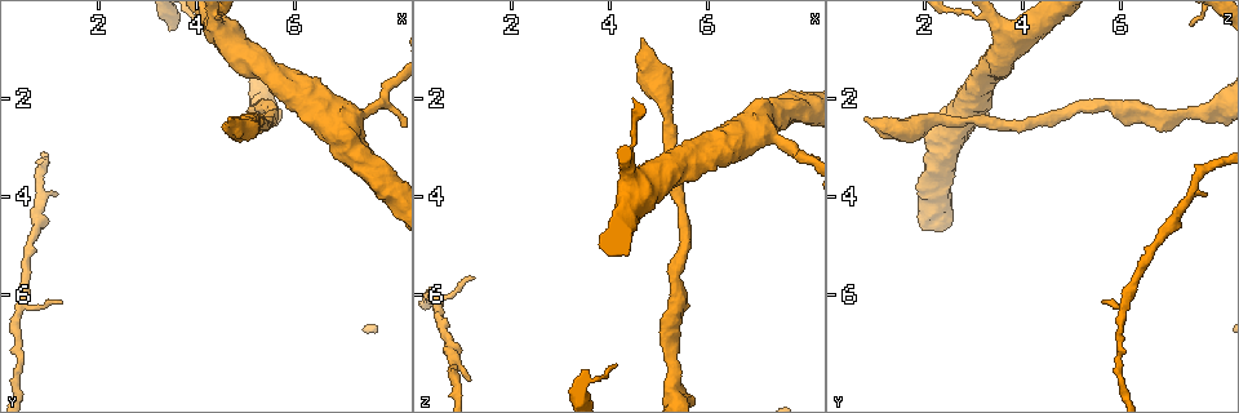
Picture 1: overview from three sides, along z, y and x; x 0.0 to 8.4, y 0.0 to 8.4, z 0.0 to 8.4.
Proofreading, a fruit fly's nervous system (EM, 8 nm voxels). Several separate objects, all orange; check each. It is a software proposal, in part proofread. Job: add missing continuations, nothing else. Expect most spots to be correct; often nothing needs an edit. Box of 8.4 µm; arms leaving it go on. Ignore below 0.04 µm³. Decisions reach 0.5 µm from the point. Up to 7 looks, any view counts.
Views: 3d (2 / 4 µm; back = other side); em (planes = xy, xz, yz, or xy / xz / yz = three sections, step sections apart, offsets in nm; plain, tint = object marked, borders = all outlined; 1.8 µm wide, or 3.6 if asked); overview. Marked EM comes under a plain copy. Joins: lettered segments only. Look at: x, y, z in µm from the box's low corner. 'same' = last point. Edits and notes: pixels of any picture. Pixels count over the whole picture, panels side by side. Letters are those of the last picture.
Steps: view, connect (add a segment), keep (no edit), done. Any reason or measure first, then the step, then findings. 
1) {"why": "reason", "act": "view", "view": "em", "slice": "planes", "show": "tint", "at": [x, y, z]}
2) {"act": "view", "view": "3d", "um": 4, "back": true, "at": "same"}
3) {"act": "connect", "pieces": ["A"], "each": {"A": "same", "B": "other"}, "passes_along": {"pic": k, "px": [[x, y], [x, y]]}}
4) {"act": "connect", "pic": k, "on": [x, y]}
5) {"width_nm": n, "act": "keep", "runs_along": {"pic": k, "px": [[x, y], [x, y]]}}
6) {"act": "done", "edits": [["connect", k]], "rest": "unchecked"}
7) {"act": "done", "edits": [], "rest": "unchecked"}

{"why": "an open end", "act": "view", "view": "em", "slice": "xy", "step": 4, "show": "tint", "at": [1.25, 6.20, 5.65]}

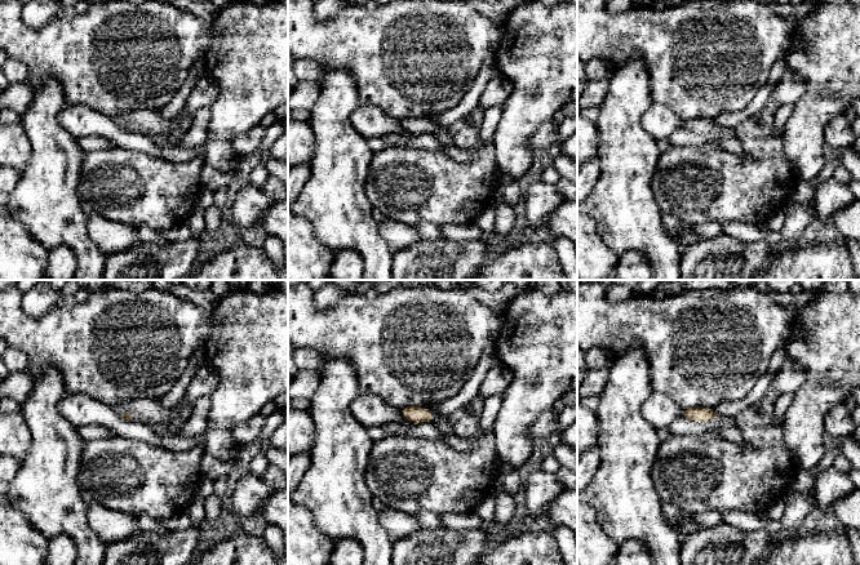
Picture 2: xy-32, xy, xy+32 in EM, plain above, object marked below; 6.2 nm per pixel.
{"why": "another direction", "act": "view", "view": "em", "slice": "planes", "show": "borders", "at": "same"}

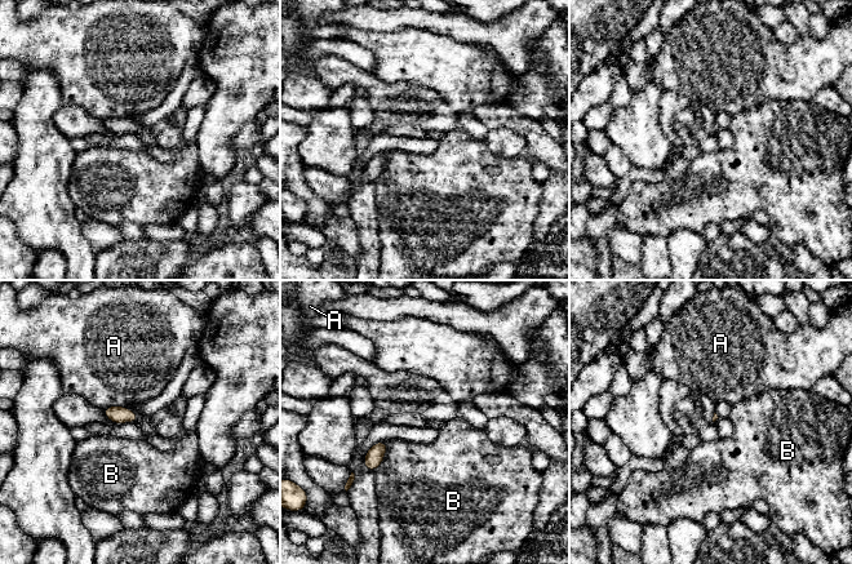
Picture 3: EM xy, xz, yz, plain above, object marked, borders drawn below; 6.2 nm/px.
{"act": "keep", "each": {"A": "other", "B": "other"}, "border": {"pic": 3, "px": [[124, 405], [109, 405], [103, 409]]}, "found": "none of them fits"}

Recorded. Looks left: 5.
{"why": "thin neck", "act": "view", "view": "3d", "um": 4, "at": [5.30, 2.30, 7.35]}

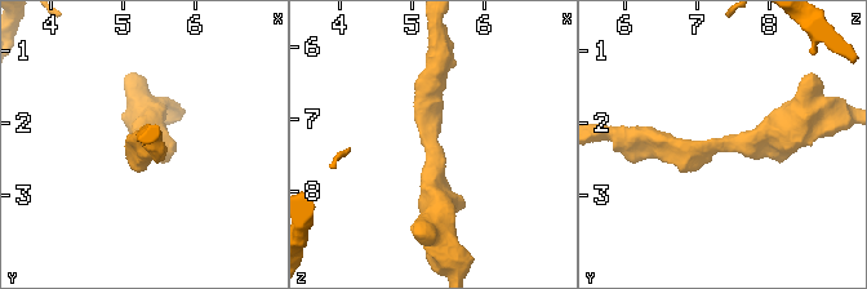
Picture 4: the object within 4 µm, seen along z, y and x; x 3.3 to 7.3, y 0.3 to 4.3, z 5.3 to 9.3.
{"arm_widths_nm": [280, 300], "why": "now the EM", "act": "view", "view": "em", "slice": "xy", "step": 4, "show": "tint", "at": [5.25, 2.30, 7.35]}

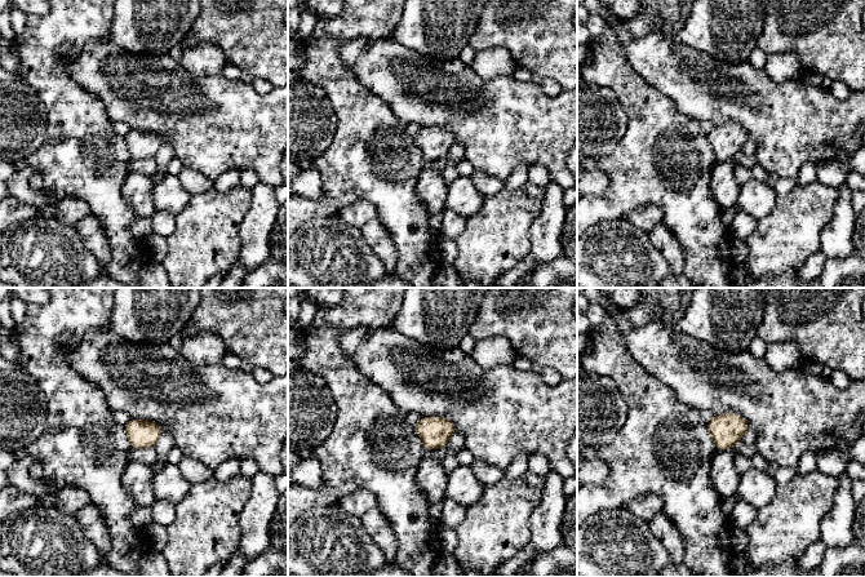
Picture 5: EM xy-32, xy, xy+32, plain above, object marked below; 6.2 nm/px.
{"act": "view", "view": "em", "slice": "xy", "step": 4, "show": "borders", "at": "same"}

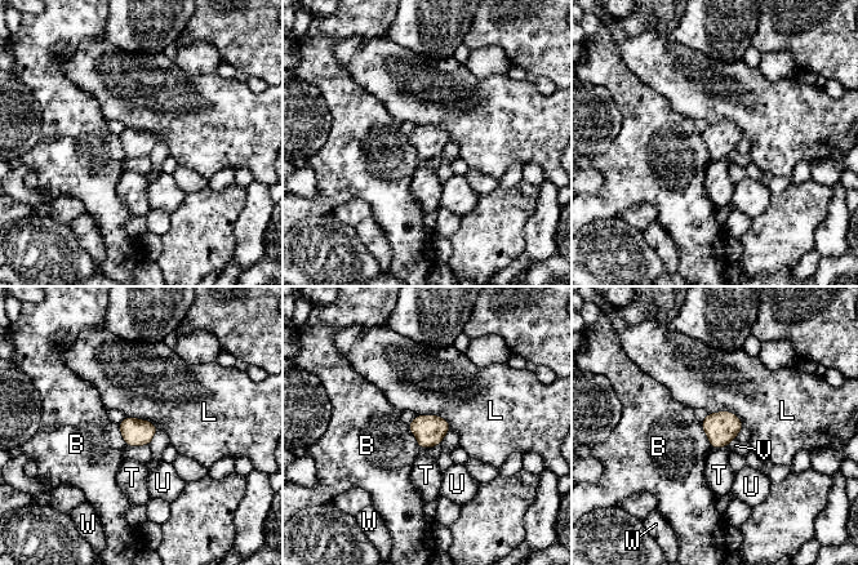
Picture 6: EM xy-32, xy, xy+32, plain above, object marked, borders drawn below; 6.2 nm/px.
{"act": "keep", "each": {"B": "other", "L": "other", "T": "other", "U": "other", "V": "other", "W": "other"}, "border": {"pic": 6, "px": [[699, 423], [712, 448]]}, "found": "no lettered segment goes on from it"}

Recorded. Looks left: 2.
{"why": "stops while still wide", "act": "view", "view": "em", "slice": "planes", "show": "borders", "at": [4.65, 2.45, 0.75]}

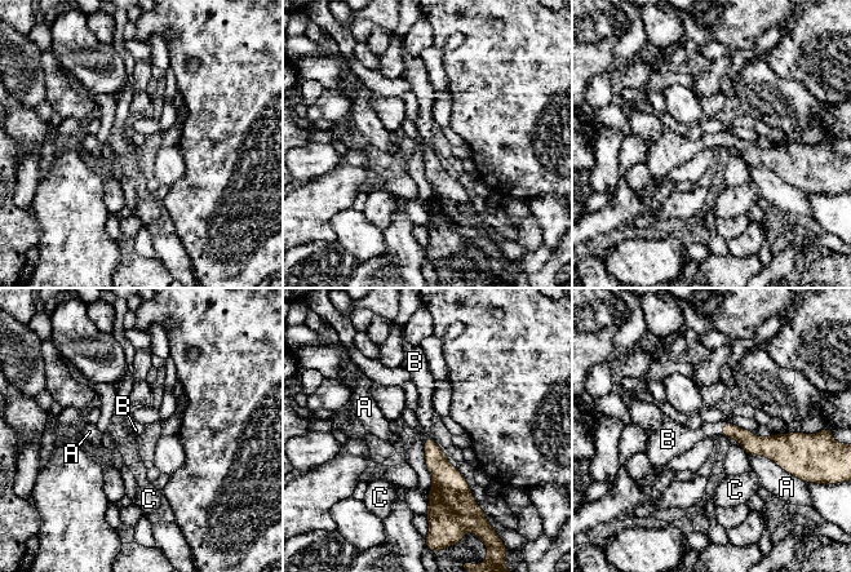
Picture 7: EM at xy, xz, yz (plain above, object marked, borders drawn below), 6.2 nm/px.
{"act": "connect", "pic": 7, "on": [682, 439], "each": {"A": "other", "B": "same", "C": "other"}, "found": "it goes on there"}

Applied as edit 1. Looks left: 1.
{"act": "done", "edits": [["connect", 7]], "rest": "unchecked"}

